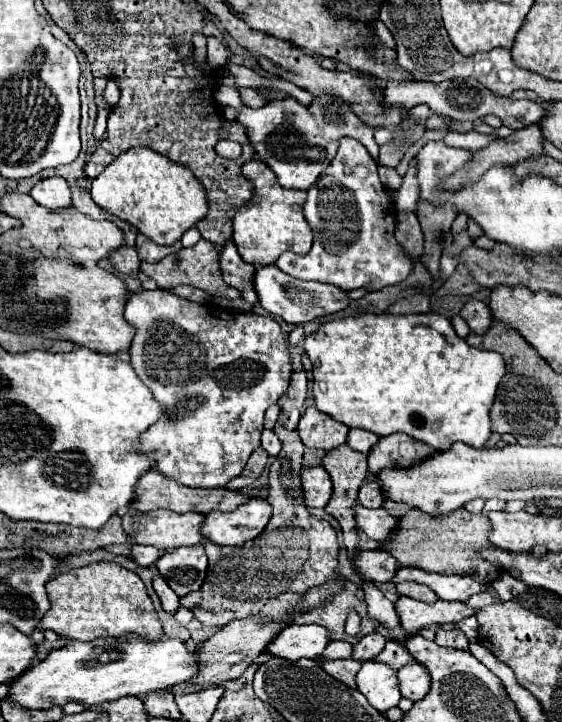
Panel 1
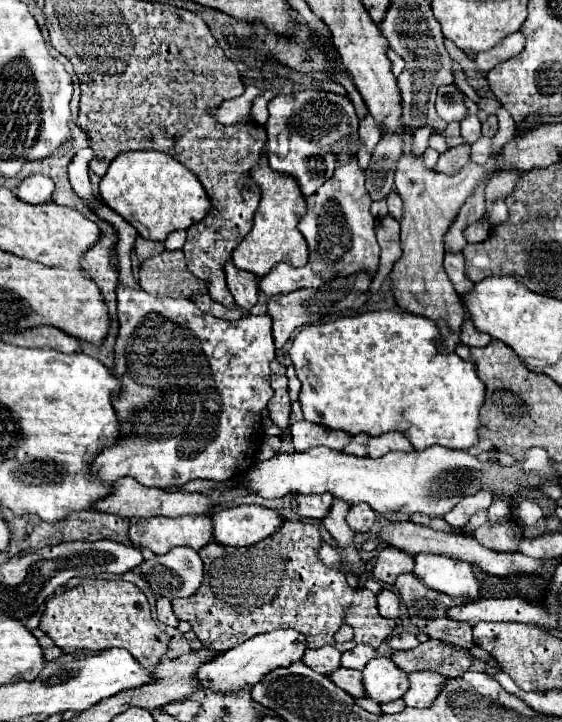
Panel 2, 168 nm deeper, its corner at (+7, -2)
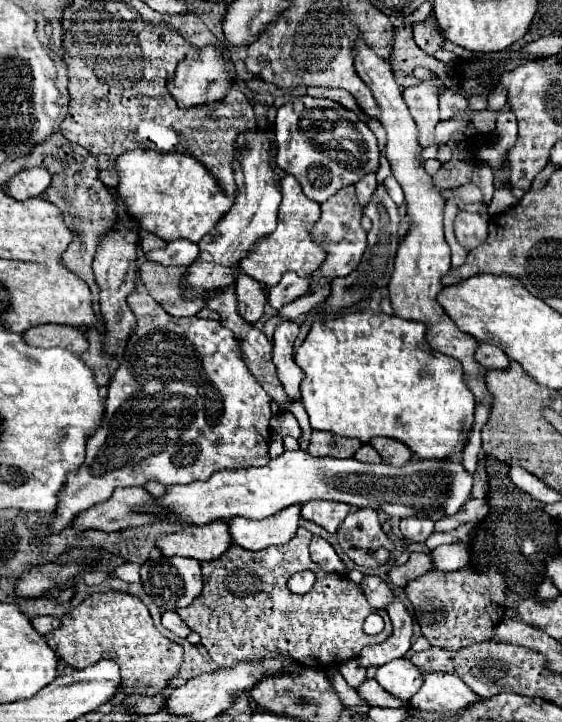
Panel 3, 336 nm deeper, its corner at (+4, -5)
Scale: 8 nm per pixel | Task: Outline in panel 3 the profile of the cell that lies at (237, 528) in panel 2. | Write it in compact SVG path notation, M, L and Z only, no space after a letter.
M291 505L261 521L253 521L247 517L233 517L229 521L229 531L235 545L249 551L261 551L273 545L277 547L287 543L299 529L299 519L301 519L301 505Z

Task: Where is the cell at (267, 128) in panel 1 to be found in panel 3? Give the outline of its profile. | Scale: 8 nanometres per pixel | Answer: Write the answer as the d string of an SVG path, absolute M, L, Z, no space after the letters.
M305 95L305 101L307 101L307 107L303 103L293 101L293 103L285 103L283 107L277 109L277 119L275 119L277 155L275 155L275 161L283 171L287 171L289 175L293 175L299 181L299 185L303 187L303 193L311 201L323 203L331 195L335 195L339 189L355 185L363 175L367 175L367 171L377 173L379 147L377 147L377 139L371 133L371 129L367 127L367 123L361 121L353 111L349 111L329 99L313 99L313 97Z

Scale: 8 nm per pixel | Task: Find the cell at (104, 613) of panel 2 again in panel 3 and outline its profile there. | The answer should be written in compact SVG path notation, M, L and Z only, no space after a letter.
M121 591L87 597L63 617L59 629L45 635L45 641L73 669L85 669L101 659L113 659L121 669L123 681L119 693L123 695L141 693L155 697L177 677L183 663L183 647L157 631L147 607L137 597Z

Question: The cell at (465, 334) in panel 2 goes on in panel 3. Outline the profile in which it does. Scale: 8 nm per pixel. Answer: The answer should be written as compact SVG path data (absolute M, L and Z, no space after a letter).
M481 343L475 357L485 369L507 369L509 367L507 355L499 347L489 345L489 343Z

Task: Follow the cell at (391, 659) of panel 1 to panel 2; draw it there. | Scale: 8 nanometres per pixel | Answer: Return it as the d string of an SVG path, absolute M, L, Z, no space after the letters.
M428 640L408 652L392 652L390 658L406 674L414 670L436 670L438 674L450 678L458 676L464 670L478 670L478 672L494 670L492 666L474 658L468 650L442 640Z

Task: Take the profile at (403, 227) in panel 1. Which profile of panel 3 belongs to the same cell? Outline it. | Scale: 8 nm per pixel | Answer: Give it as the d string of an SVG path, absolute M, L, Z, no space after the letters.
M389 175L389 177L383 181L383 185L385 185L385 189L387 189L389 197L391 197L397 205L403 205L403 191L401 191L401 187L399 187L397 179L395 179L393 175Z

